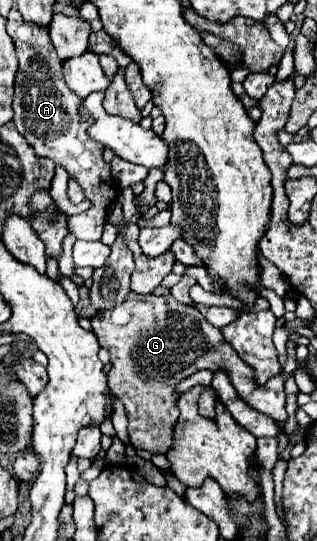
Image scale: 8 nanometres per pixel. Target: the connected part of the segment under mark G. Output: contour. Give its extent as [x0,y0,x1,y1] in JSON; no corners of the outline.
[90,291,288,453]

